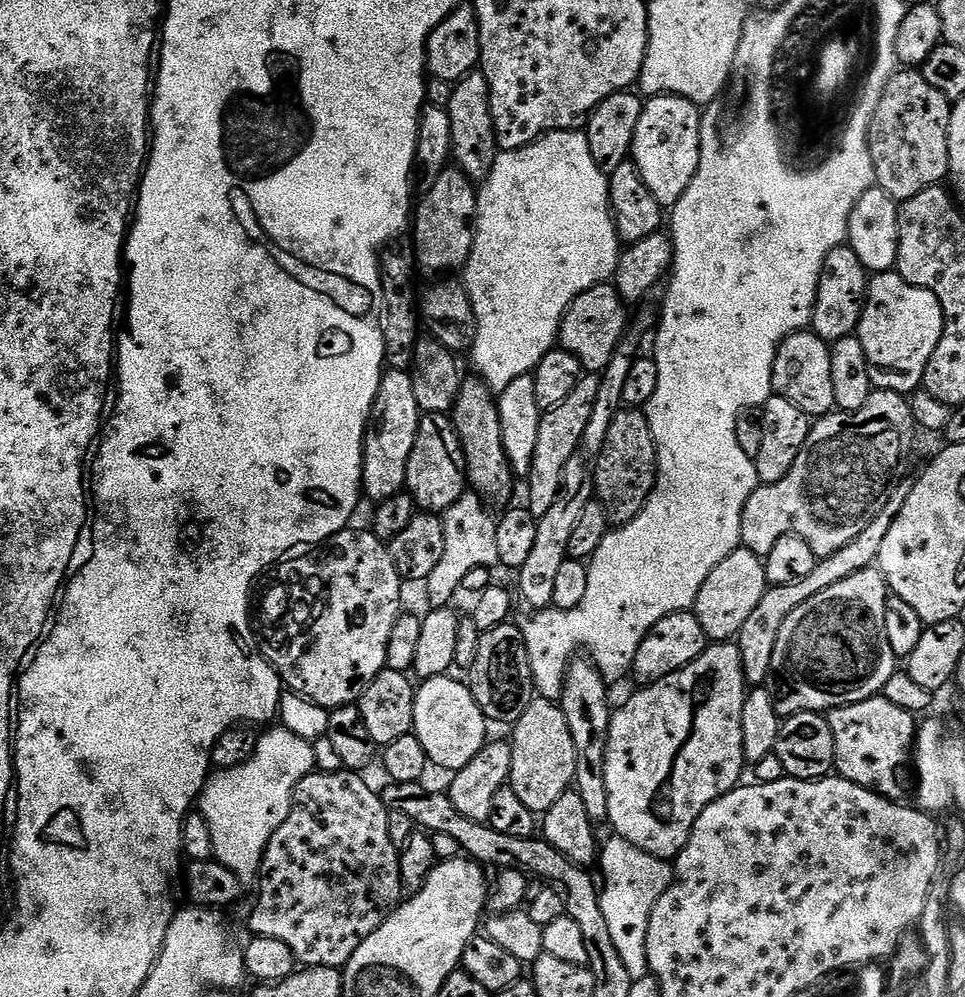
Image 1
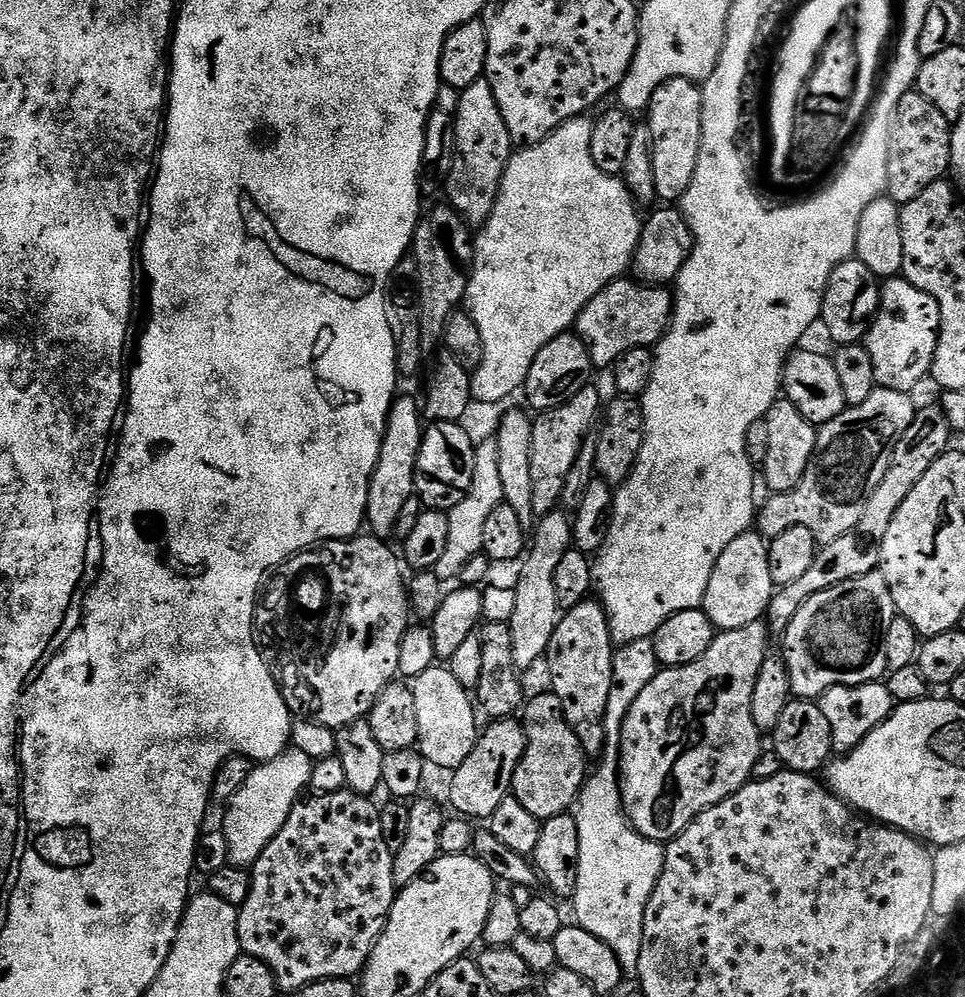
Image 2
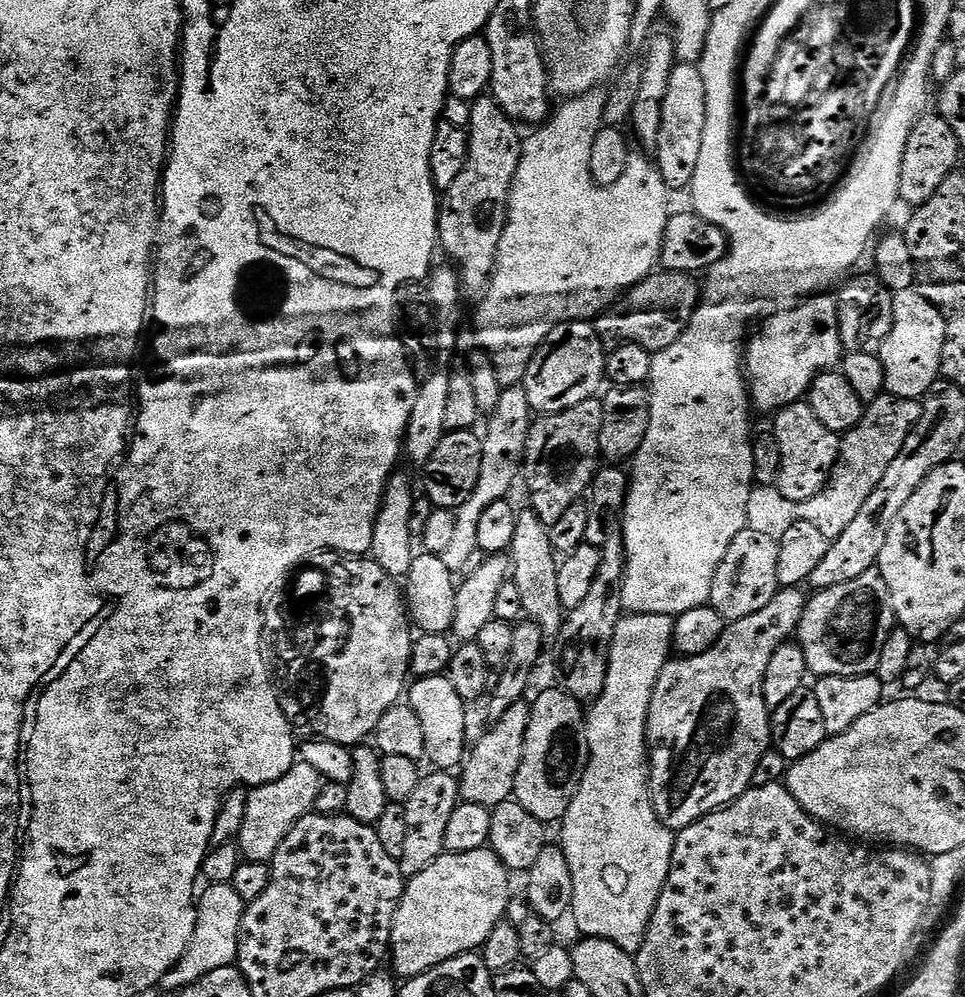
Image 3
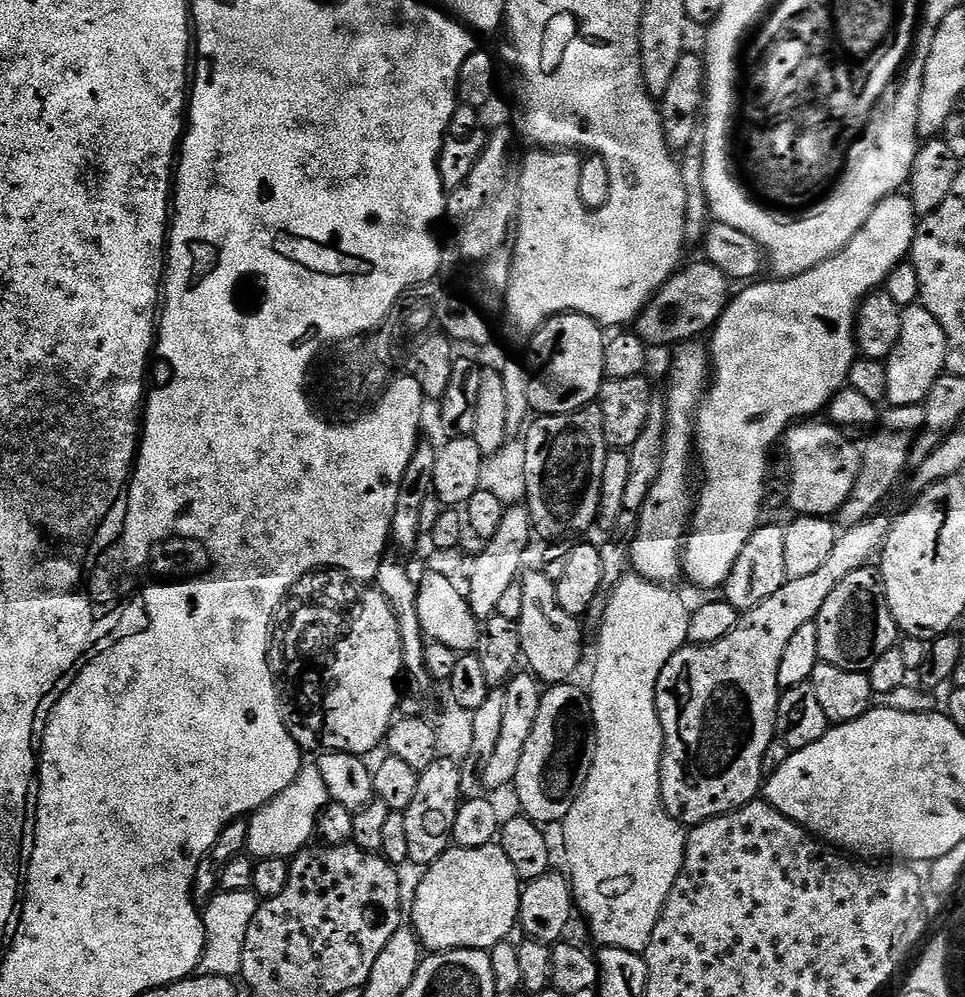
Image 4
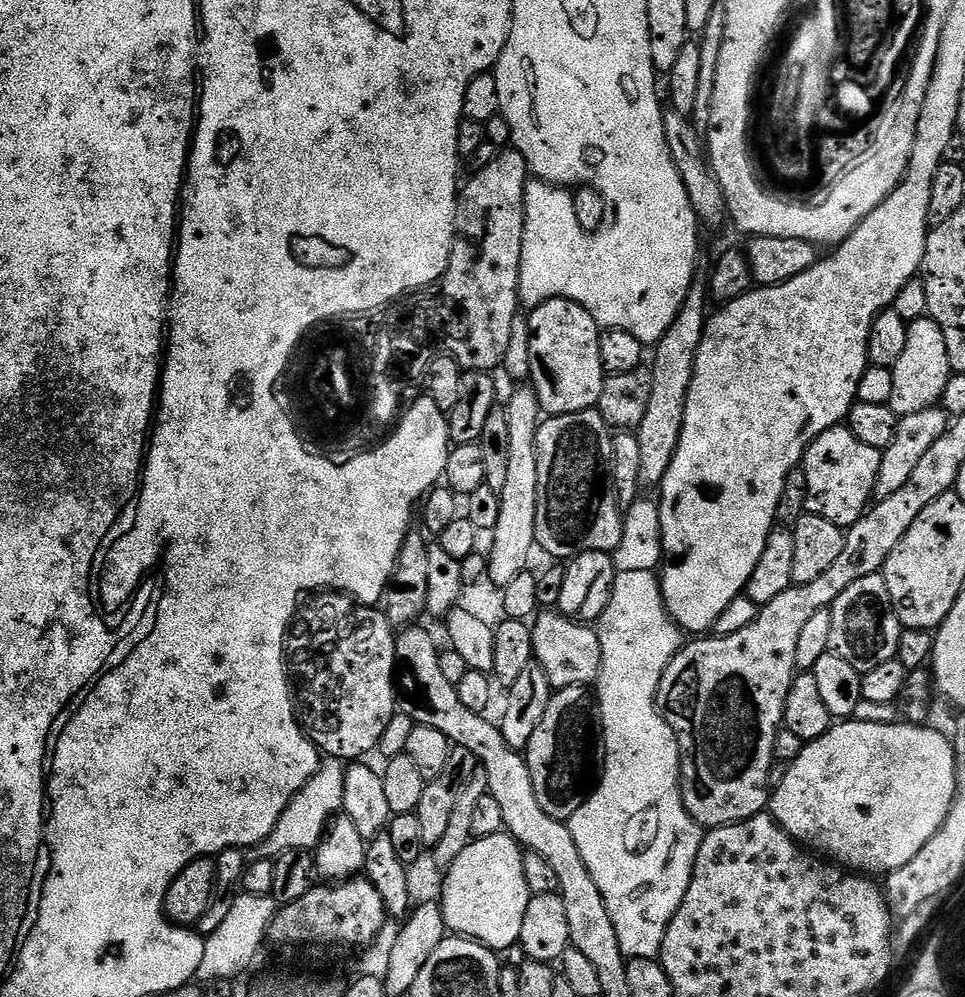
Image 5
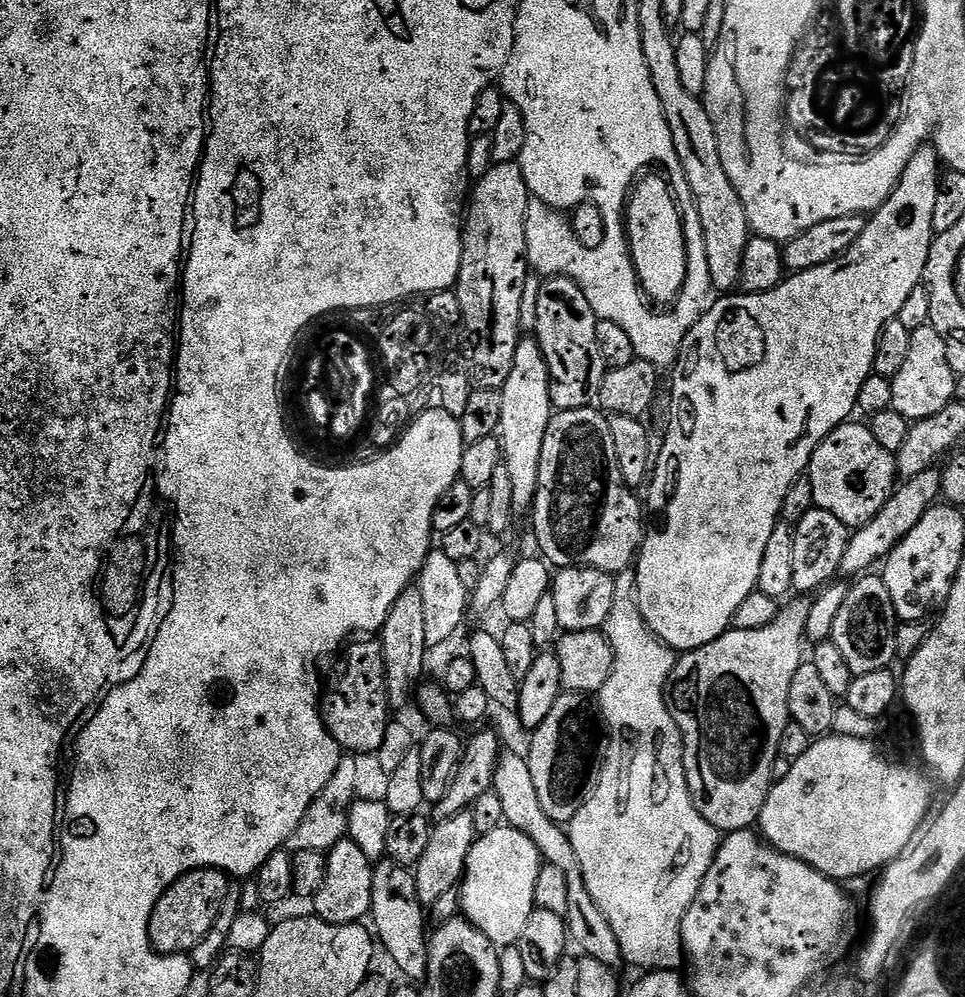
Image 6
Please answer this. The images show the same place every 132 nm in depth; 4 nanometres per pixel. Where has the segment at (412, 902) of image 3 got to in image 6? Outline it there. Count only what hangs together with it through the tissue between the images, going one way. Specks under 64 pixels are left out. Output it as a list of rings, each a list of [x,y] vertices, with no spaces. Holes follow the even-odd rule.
[[[501,826],[481,835],[472,843],[464,879],[458,888],[463,915],[475,928],[482,930],[492,944],[515,945],[522,938],[522,929],[526,922],[530,922],[530,914],[536,908],[534,886],[538,886],[541,867],[538,846],[534,846],[526,834]]]

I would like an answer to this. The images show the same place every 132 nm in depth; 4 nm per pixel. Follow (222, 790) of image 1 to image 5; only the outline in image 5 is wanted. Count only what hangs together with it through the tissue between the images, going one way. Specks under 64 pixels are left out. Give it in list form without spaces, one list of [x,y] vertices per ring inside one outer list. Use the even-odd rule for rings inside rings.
[[[324,758],[320,761],[320,769],[302,786],[302,790],[286,806],[282,818],[274,826],[274,830],[267,836],[262,845],[263,855],[275,858],[290,850],[312,850],[319,844],[329,820],[337,815],[344,807],[344,790],[346,774],[345,761]]]

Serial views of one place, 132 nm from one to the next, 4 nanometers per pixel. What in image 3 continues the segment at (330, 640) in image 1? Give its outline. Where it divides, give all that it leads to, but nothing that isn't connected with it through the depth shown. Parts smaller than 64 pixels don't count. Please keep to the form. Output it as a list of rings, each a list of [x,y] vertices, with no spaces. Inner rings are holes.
[[[341,558],[332,572],[332,584],[336,584],[340,600],[348,604],[356,619],[356,632],[352,632],[352,648],[348,648],[340,676],[332,680],[332,692],[328,692],[328,704],[324,704],[326,719],[322,730],[330,742],[360,746],[375,733],[382,714],[401,703],[405,695],[414,628],[397,577],[386,574],[376,560]]]

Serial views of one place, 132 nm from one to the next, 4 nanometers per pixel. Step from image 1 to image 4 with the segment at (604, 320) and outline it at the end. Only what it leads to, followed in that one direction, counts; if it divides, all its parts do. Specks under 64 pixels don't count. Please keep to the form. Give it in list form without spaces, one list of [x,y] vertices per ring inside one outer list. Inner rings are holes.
[[[707,262],[692,264],[688,269],[677,271],[675,276],[670,277],[665,284],[650,298],[650,302],[640,311],[634,321],[634,331],[642,337],[645,344],[680,344],[683,340],[692,340],[695,336],[711,333],[712,329],[720,320],[720,315],[728,308],[728,302],[734,295],[733,281],[728,279],[722,269]]]

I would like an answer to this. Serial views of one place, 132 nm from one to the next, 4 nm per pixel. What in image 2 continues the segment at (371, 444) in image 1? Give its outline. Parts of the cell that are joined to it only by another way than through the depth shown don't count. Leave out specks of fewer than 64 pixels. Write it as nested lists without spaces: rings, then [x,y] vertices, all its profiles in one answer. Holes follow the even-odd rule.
[[[397,395],[388,415],[386,434],[382,438],[382,450],[378,454],[378,462],[368,491],[366,524],[371,535],[377,536],[378,539],[385,542],[391,541],[396,536],[398,518],[401,517],[406,502],[410,502],[414,498],[416,463],[425,430],[425,425],[420,424],[420,420],[422,421],[422,408],[417,397],[415,400],[412,396]]]

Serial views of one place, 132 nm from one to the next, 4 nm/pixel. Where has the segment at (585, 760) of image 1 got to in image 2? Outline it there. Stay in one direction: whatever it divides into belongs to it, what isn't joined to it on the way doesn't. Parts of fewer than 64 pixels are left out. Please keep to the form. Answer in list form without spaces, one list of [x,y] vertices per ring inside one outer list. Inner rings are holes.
[[[589,598],[561,615],[546,653],[548,680],[552,683],[549,684],[550,691],[556,695],[558,702],[562,702],[566,722],[570,730],[574,730],[588,758],[598,758],[604,753],[604,719],[606,702],[610,702],[613,655],[612,631],[603,604]]]

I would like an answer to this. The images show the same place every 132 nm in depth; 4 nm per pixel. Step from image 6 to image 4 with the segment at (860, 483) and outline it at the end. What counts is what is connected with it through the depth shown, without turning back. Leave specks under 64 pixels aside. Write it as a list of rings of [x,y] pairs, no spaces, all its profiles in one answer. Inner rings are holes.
[[[812,418],[807,422],[797,422],[788,429],[782,444],[786,449],[786,455],[792,470],[792,482],[790,484],[790,498],[788,508],[793,513],[802,516],[823,516],[832,518],[839,513],[840,508],[850,498],[854,486],[860,477],[862,467],[862,452],[851,435],[845,434],[831,422],[825,422],[820,418]]]

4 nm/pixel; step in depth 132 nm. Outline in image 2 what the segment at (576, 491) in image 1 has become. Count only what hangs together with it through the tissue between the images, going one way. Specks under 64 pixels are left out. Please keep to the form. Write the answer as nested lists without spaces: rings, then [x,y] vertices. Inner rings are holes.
[[[557,510],[539,517],[534,528],[536,538],[533,542],[531,539],[530,547],[519,565],[521,566],[520,577],[514,581],[516,589],[514,618],[507,625],[512,631],[514,662],[521,670],[534,667],[539,660],[541,663],[550,646],[550,638],[554,638],[554,630],[562,615],[562,610],[558,606],[558,597],[554,591],[554,573],[558,571],[564,555],[573,551],[573,523],[573,517],[564,510]]]

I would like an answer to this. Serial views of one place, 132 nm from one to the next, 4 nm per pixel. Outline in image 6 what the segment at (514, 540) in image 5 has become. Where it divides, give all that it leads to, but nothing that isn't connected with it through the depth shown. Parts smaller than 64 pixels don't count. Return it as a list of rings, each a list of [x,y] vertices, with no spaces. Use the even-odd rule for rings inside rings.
[[[521,338],[514,350],[514,366],[510,378],[499,389],[502,398],[500,419],[500,455],[514,485],[514,513],[527,513],[536,500],[538,470],[542,466],[542,442],[550,426],[554,409],[550,398],[550,374],[540,343],[534,338]]]

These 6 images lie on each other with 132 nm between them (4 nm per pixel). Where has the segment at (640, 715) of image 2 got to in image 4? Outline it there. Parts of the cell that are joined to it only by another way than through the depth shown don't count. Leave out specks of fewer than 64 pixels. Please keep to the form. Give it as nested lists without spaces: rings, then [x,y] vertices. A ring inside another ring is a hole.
[[[883,514],[874,515],[853,528],[843,529],[842,534],[837,535],[836,545],[830,554],[830,558],[826,558],[826,563],[815,574],[810,574],[807,578],[789,580],[787,584],[782,586],[782,590],[778,590],[778,594],[774,594],[774,598],[766,598],[766,602],[762,602],[762,606],[743,613],[740,623],[736,625],[736,629],[730,634],[726,634],[726,638],[722,638],[713,644],[685,646],[672,655],[670,662],[666,662],[656,687],[656,709],[660,715],[660,725],[664,731],[664,757],[660,767],[660,789],[662,790],[662,798],[664,799],[666,810],[674,819],[685,826],[695,826],[701,824],[703,820],[709,820],[715,816],[725,816],[728,812],[735,812],[738,808],[745,808],[747,804],[753,803],[761,795],[762,785],[766,780],[766,775],[763,772],[763,759],[766,755],[767,747],[778,736],[776,715],[778,714],[778,706],[782,695],[782,689],[778,682],[778,666],[782,663],[782,654],[786,651],[786,645],[790,643],[790,638],[797,630],[815,621],[816,616],[826,602],[826,598],[830,598],[830,594],[834,594],[834,590],[838,590],[838,582],[846,582],[846,578],[850,578],[850,574],[854,574],[854,570],[869,567],[879,557],[888,538],[889,529],[890,520],[884,517]]]

